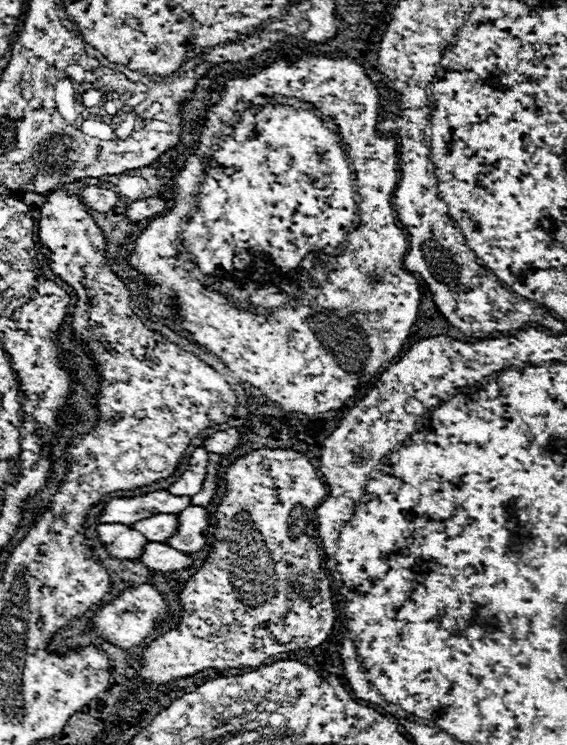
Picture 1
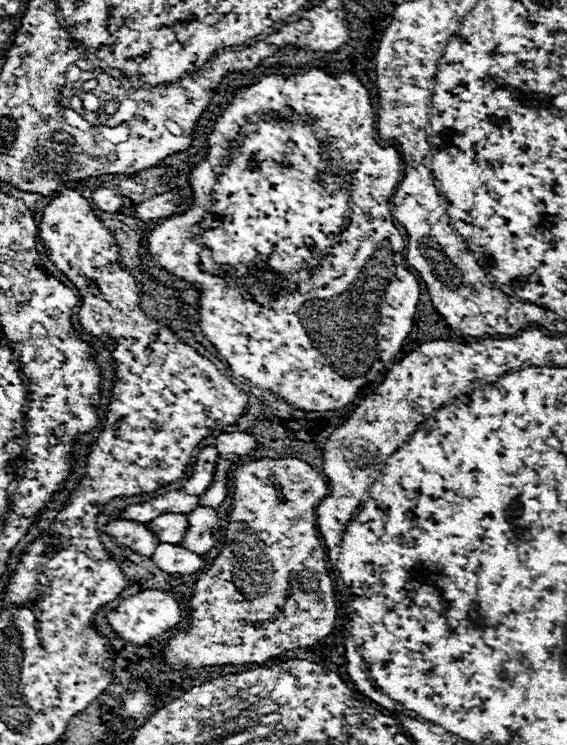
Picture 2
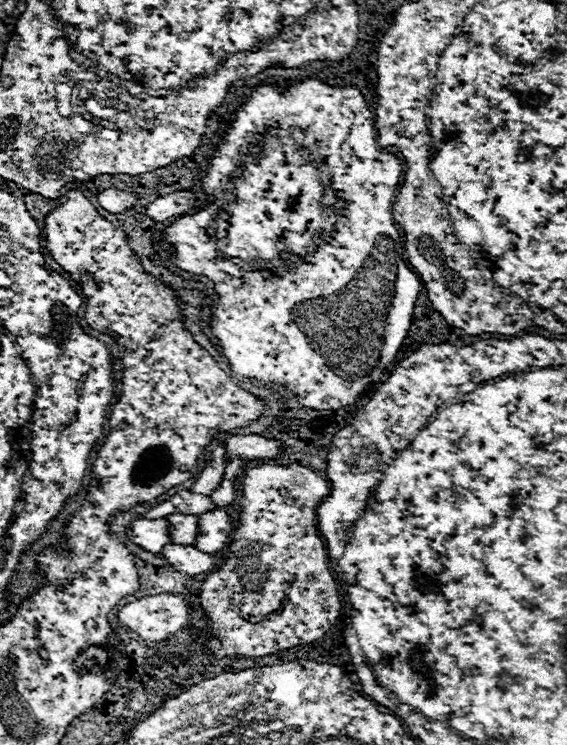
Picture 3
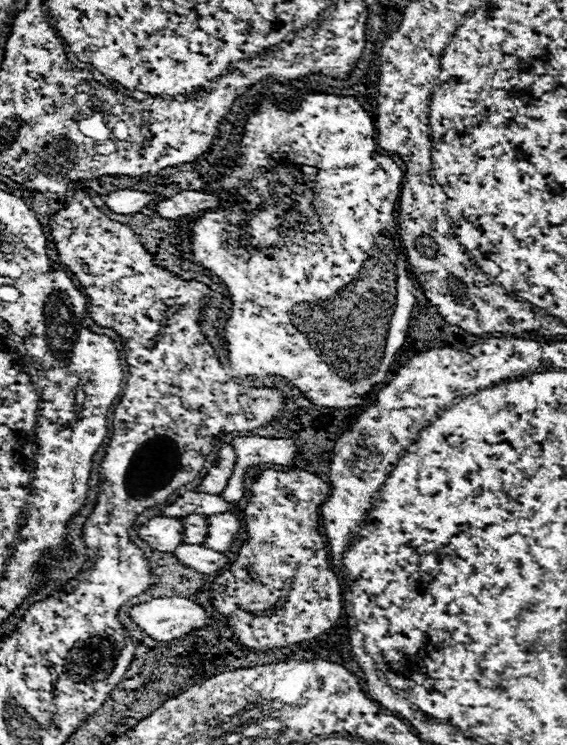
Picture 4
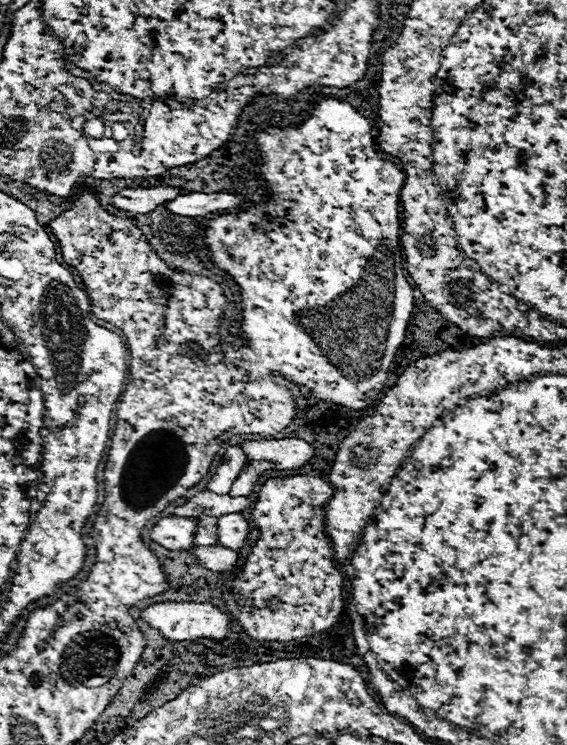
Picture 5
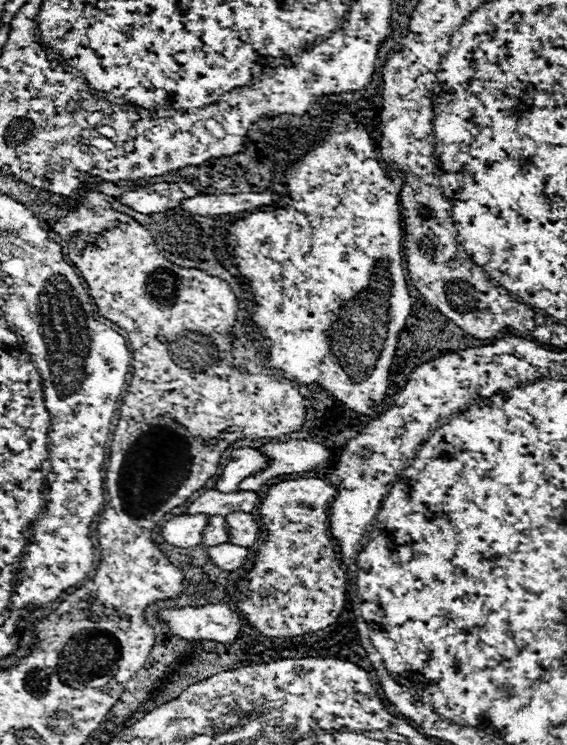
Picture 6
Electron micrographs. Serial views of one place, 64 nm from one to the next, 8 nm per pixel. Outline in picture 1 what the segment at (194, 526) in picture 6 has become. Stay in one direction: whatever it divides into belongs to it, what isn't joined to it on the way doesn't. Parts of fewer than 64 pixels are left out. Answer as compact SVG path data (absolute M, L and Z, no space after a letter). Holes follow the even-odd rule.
M98 524L96 536L104 544L108 554L118 560L138 558L144 544L148 542L140 532L130 530L130 526L124 524Z

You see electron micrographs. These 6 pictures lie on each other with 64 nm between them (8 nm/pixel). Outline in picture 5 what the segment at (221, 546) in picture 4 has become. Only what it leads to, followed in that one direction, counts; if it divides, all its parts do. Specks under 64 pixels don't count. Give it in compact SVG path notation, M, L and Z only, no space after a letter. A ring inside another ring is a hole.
M226 514L226 516L218 516L218 542L216 546L224 546L224 548L242 548L248 534L250 534L250 526L248 520L242 514Z

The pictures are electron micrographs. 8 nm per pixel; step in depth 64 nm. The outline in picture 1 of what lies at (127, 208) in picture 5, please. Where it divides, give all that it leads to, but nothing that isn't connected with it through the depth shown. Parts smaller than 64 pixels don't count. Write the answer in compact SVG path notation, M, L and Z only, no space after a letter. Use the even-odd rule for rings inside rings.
M84 186L80 190L78 198L82 200L82 204L88 210L94 210L94 212L110 212L118 202L116 192L112 192L108 188L98 188L98 186Z

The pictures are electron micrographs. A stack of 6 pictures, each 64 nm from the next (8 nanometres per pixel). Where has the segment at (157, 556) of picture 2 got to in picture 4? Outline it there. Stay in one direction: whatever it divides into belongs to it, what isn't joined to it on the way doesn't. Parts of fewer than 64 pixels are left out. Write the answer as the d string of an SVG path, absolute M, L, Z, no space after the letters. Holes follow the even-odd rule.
M182 544L172 554L186 568L192 568L192 570L202 572L202 574L214 574L214 572L218 572L224 566L230 564L230 558L226 554L214 552L210 548L202 548L202 546L196 546L196 544Z

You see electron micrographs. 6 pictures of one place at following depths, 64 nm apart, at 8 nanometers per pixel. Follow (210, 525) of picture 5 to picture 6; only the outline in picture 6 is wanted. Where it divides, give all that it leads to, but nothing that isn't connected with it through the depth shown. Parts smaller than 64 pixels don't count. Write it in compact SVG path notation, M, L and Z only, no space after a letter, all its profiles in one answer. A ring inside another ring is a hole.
M210 518L210 520L208 520L208 526L206 526L204 532L202 532L200 544L204 544L204 546L214 546L214 544L222 544L222 542L228 542L224 518Z

